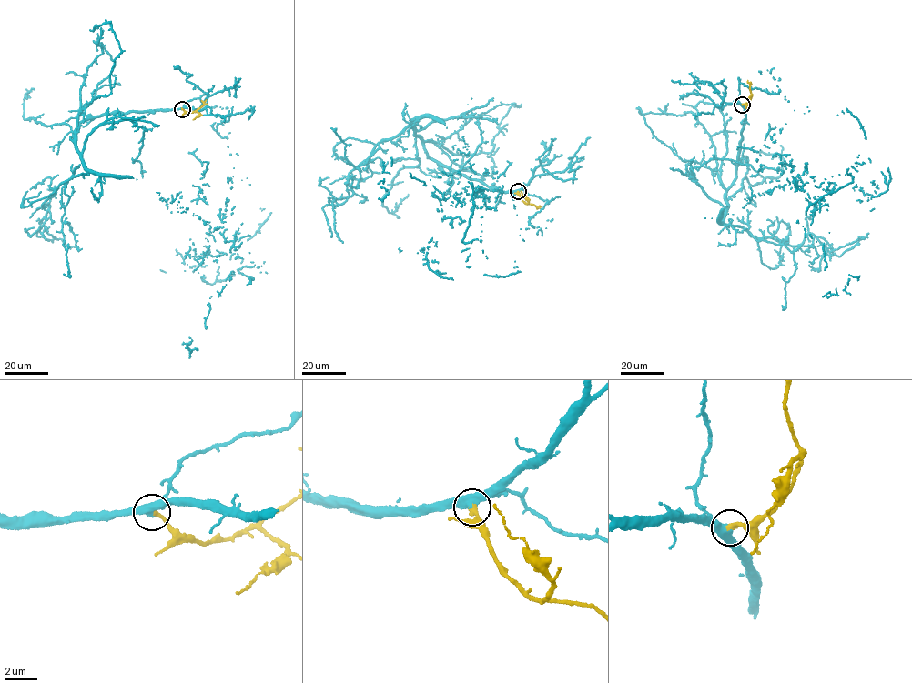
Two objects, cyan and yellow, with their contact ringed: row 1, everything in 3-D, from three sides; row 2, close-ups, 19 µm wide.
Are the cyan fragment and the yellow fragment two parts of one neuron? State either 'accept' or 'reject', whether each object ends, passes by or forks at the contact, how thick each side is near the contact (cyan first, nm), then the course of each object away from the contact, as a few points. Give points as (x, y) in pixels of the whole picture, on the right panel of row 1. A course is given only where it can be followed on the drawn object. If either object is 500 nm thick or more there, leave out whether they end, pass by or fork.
accept; 550 nm thick on the cyan side, 320 nm on the other; cyan runs (742, 105), (714, 103), (740, 83), (794, 110), (771, 140), (796, 187), (853, 177), (806, 211), (816, 242); yellow runs (742, 105), (748, 102), (752, 95), (744, 108)

